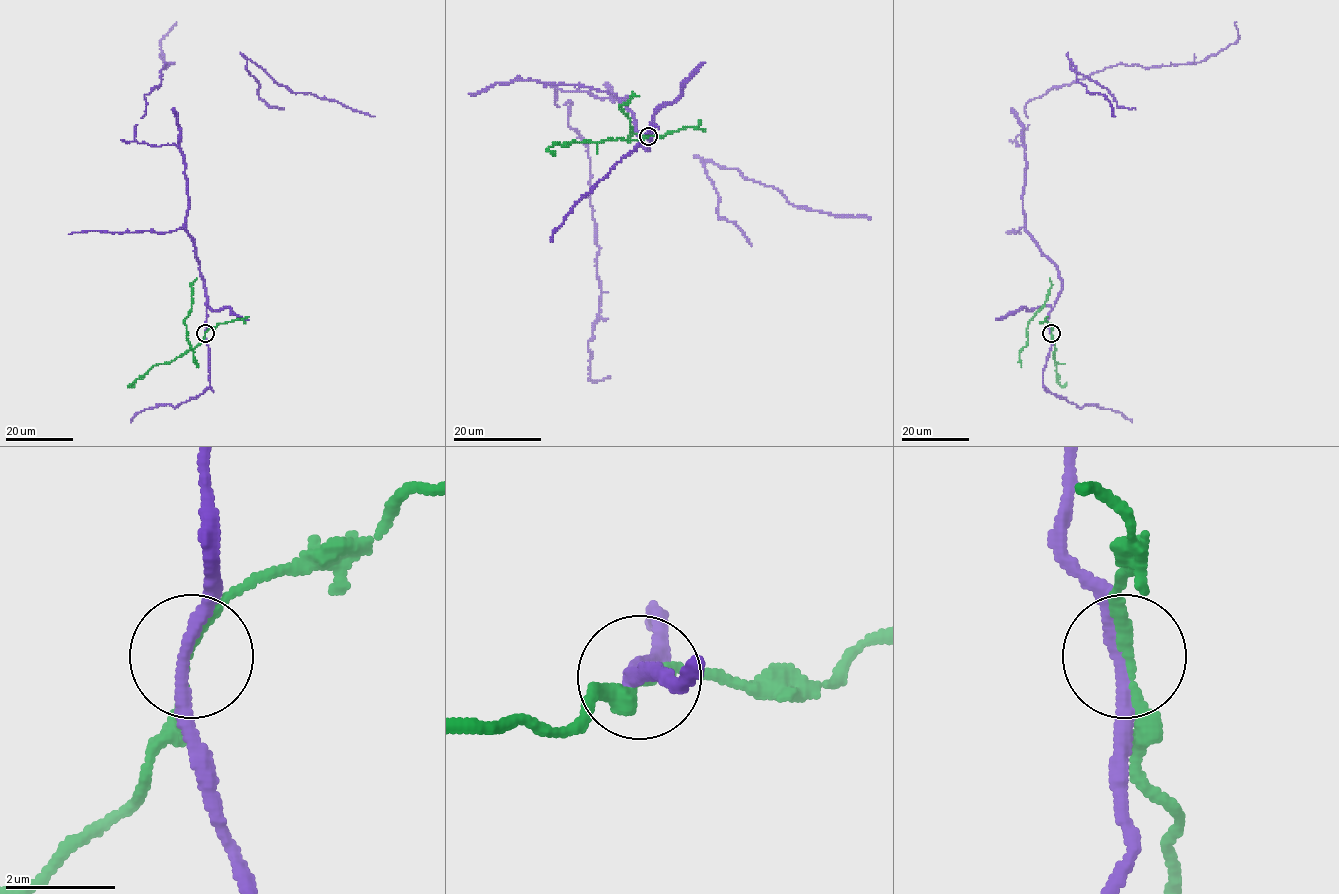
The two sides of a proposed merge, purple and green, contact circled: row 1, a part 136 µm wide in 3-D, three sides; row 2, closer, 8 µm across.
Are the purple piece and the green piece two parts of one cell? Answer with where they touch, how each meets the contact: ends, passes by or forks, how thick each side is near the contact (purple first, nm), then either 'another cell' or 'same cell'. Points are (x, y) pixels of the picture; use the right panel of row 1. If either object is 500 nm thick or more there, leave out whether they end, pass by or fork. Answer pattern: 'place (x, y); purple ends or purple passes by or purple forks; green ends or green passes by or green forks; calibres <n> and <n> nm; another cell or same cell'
place (1051, 333); purple passes by; green passes by; calibres 240 and 180 nm; another cell

